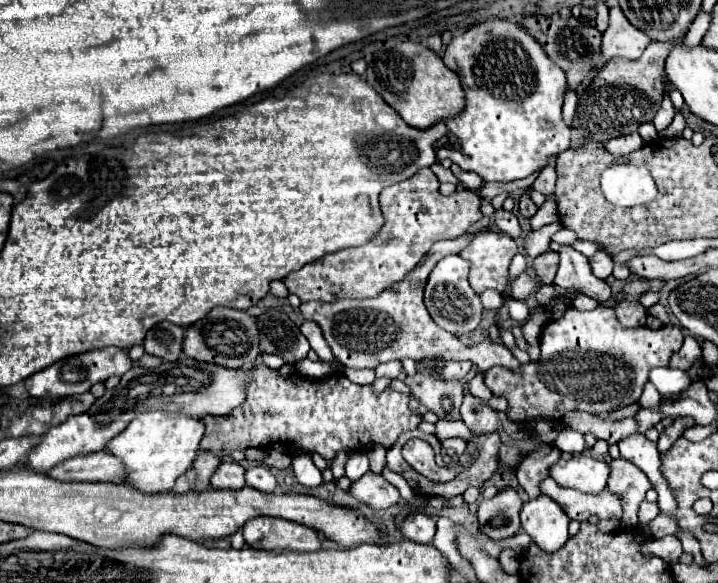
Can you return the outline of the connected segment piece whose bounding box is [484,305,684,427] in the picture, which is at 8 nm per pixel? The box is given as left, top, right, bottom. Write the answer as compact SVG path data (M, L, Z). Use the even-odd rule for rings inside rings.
M598 305L592 311L578 311L568 307L560 319L548 321L542 339L540 339L540 359L520 365L520 371L506 367L492 367L484 375L486 387L496 395L508 401L508 419L516 425L528 427L534 419L562 419L568 411L586 411L586 413L604 413L616 411L636 403L642 395L642 389L648 381L648 373L654 367L666 367L670 355L682 347L682 331L674 325L664 325L660 329L650 329L646 325L624 327L614 309Z

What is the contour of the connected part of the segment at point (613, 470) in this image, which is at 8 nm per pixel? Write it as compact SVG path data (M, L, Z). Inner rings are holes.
M616 459L608 463L610 477L608 477L608 489L616 493L622 499L624 515L622 525L624 527L636 527L636 513L638 505L644 501L644 495L648 489L652 489L650 479L640 471L634 463L626 459Z

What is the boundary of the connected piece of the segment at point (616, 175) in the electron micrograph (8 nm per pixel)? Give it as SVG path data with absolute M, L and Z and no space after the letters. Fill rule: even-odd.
M630 163L606 168L600 176L600 186L606 199L620 207L650 203L656 197L652 175L644 167Z

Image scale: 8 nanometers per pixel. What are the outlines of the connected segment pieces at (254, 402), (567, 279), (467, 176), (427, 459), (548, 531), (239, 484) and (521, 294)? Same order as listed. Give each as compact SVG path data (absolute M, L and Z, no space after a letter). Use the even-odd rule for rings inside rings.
M256 363L252 369L252 379L248 379L248 395L242 407L232 409L228 415L212 417L206 415L202 421L206 425L204 439L200 441L202 451L212 451L218 457L226 457L230 451L238 449L274 449L278 453L288 455L300 455L316 451L326 461L332 461L340 451L370 451L374 445L380 445L384 449L392 447L400 433L418 429L422 415L418 411L410 409L410 399L414 395L398 393L392 389L384 389L382 393L374 393L372 385L356 385L352 383L344 373L332 373L324 379L304 379L300 373L280 375L280 371L274 371L266 367L264 363Z
M562 245L560 267L558 267L554 285L562 289L570 289L570 287L580 289L584 295L588 295L598 303L606 303L612 297L610 285L592 275L588 257L570 249L568 245Z
M452 169L452 173L464 183L464 187L466 189L478 189L478 175L476 173L466 173L466 171L462 171L462 169Z
M410 439L404 445L404 459L424 477L428 477L434 483L448 483L458 475L464 467L458 469L448 469L448 467L438 467L434 461L434 449L422 441L422 439Z
M546 495L528 499L520 513L522 529L532 537L532 541L552 553L558 551L568 541L568 523L570 517L564 509Z
M222 461L210 477L214 489L242 489L244 483L244 467L236 461Z
M522 273L514 283L512 283L512 297L514 299L526 299L530 293L534 293L538 287L538 281L534 275Z

